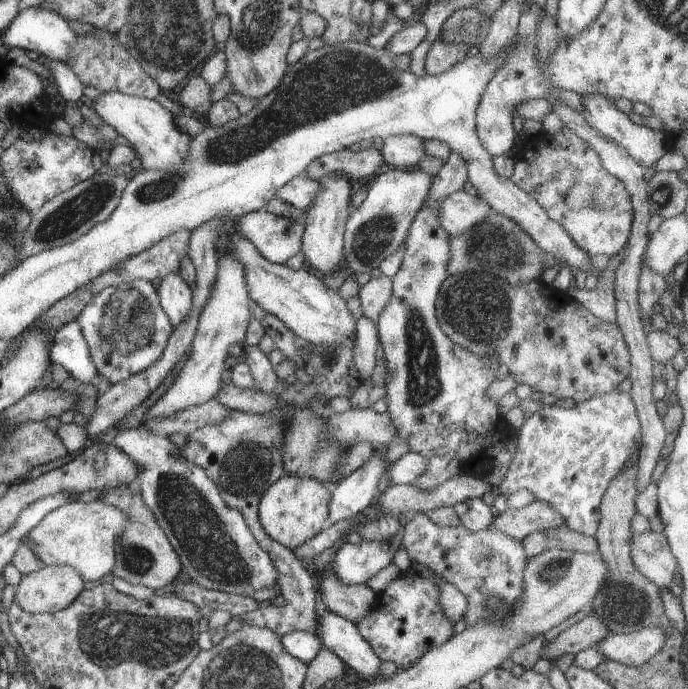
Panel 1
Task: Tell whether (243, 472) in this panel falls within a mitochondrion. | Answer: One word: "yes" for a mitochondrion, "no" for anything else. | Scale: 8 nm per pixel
yes

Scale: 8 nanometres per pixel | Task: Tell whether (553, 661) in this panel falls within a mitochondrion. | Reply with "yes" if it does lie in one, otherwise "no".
no

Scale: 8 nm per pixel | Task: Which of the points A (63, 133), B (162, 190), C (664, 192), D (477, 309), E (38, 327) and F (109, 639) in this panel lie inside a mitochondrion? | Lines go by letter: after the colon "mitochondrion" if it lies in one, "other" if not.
A: other
B: mitochondrion
C: mitochondrion
D: mitochondrion
E: other
F: mitochondrion

